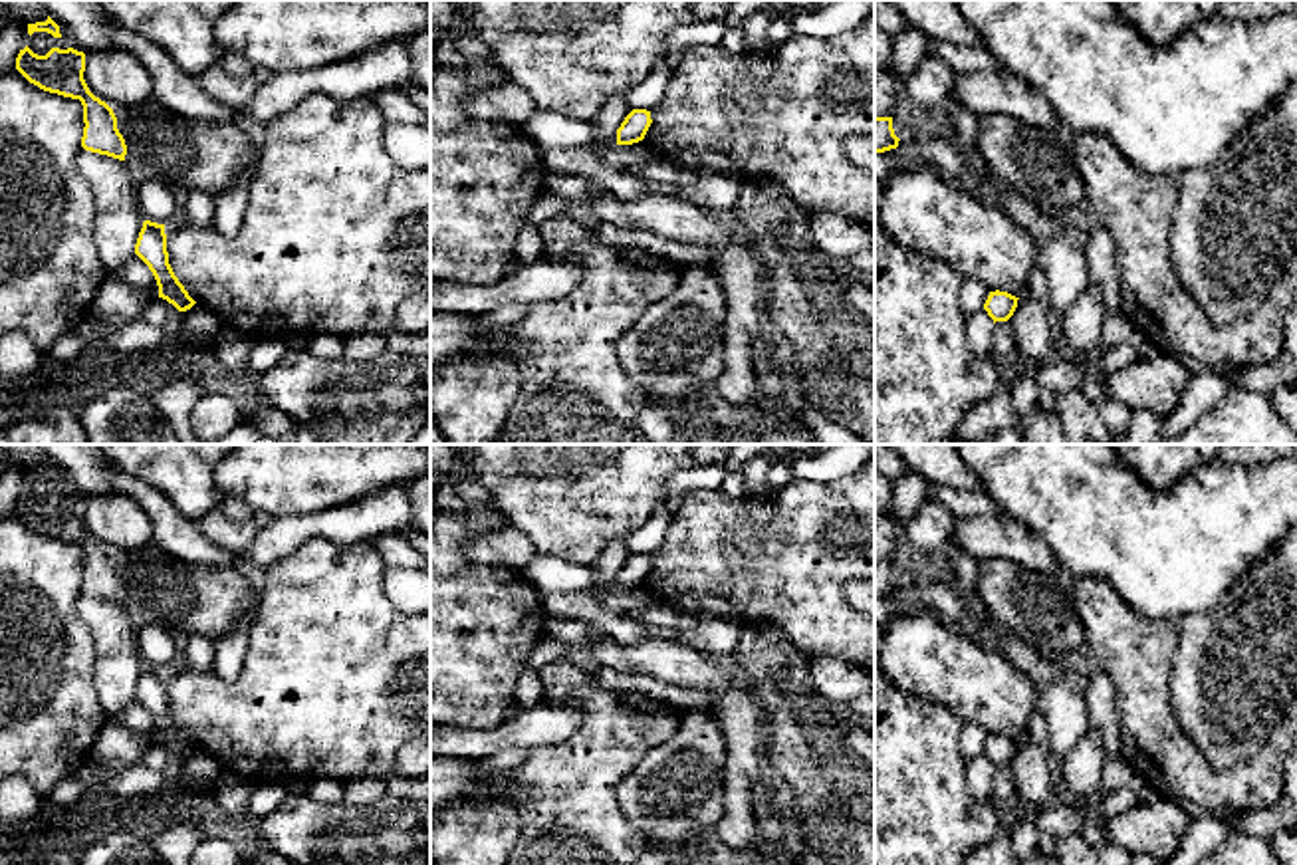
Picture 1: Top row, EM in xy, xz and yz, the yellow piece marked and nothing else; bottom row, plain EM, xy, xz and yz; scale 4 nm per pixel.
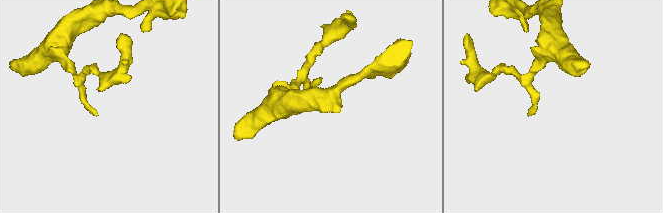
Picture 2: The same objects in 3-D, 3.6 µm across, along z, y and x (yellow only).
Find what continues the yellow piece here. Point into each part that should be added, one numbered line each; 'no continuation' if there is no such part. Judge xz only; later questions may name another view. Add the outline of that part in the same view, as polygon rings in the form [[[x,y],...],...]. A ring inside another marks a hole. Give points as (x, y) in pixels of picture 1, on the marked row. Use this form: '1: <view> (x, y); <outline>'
no continuation

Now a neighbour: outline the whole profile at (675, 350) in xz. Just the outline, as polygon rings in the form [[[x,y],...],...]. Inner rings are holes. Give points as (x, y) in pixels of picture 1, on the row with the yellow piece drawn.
[[[704,266],[680,270],[676,288],[650,304],[617,341],[625,375],[643,389],[652,405],[676,409],[682,399],[708,397],[724,373],[726,292],[718,274]]]

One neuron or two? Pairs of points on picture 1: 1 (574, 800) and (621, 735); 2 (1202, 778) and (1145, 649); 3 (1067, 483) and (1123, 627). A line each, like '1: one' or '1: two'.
1: one
2: one
3: two

